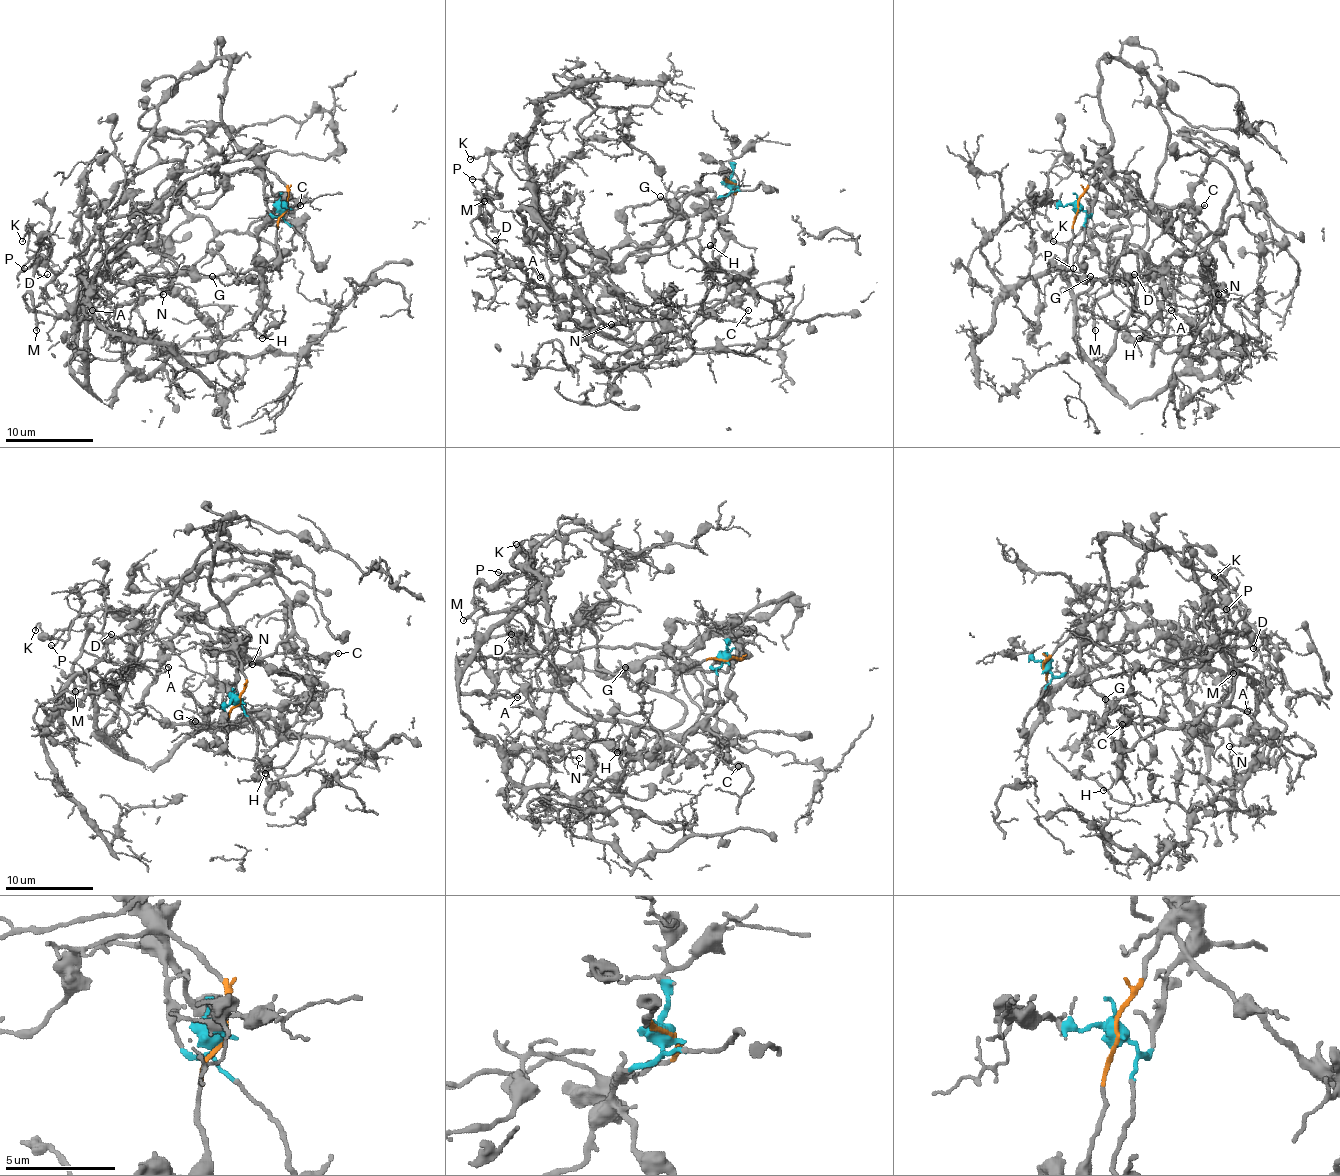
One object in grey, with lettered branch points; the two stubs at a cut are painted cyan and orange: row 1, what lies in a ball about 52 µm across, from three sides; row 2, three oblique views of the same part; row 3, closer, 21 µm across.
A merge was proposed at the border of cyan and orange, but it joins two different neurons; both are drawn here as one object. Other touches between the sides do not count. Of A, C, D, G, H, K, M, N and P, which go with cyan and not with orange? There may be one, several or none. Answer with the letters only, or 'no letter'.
A, C, D, G, H, K, M, N, P

